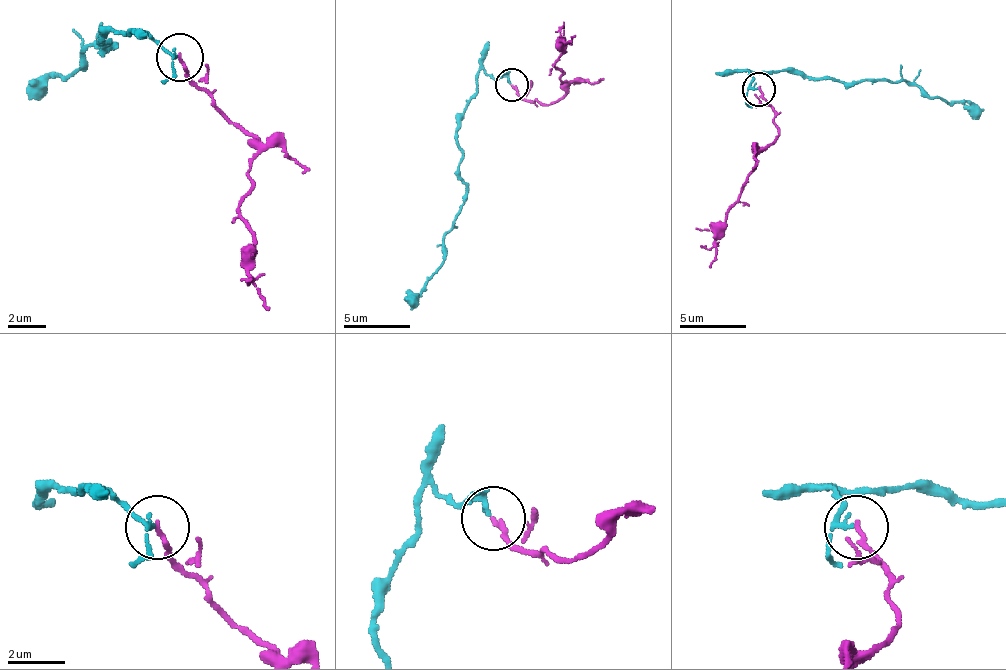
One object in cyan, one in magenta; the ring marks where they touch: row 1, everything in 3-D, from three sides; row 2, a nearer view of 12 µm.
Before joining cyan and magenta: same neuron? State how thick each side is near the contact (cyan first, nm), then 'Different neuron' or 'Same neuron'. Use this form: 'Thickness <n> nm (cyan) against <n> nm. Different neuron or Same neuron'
Thickness 130 nm (cyan) against 180 nm. Same neuron

